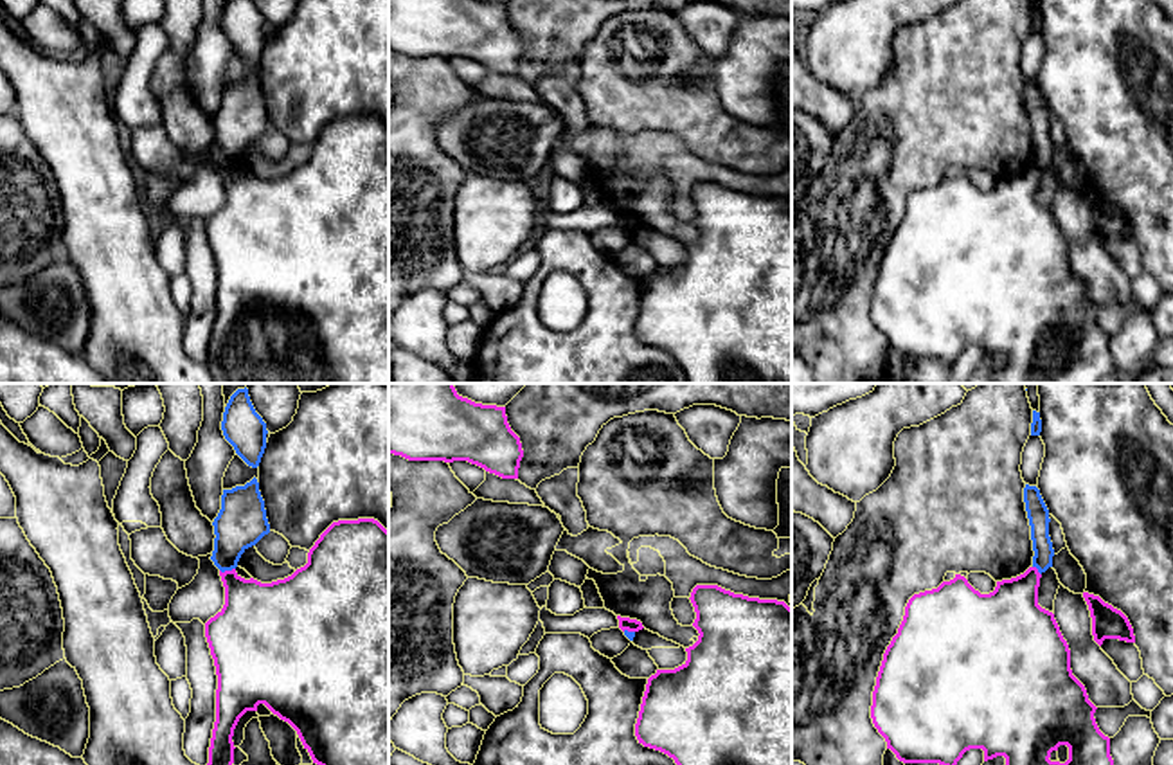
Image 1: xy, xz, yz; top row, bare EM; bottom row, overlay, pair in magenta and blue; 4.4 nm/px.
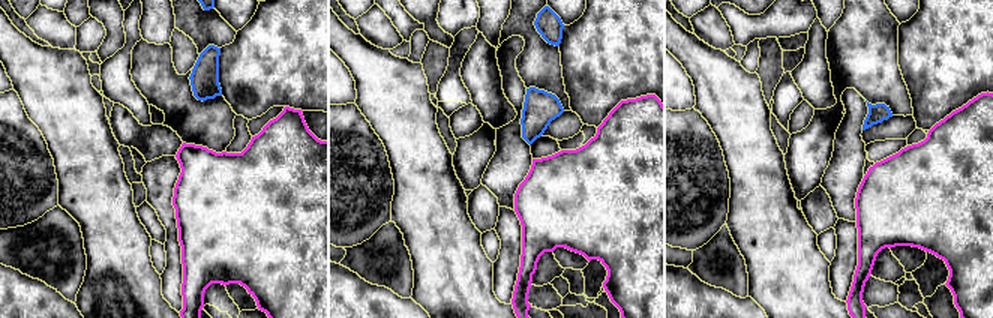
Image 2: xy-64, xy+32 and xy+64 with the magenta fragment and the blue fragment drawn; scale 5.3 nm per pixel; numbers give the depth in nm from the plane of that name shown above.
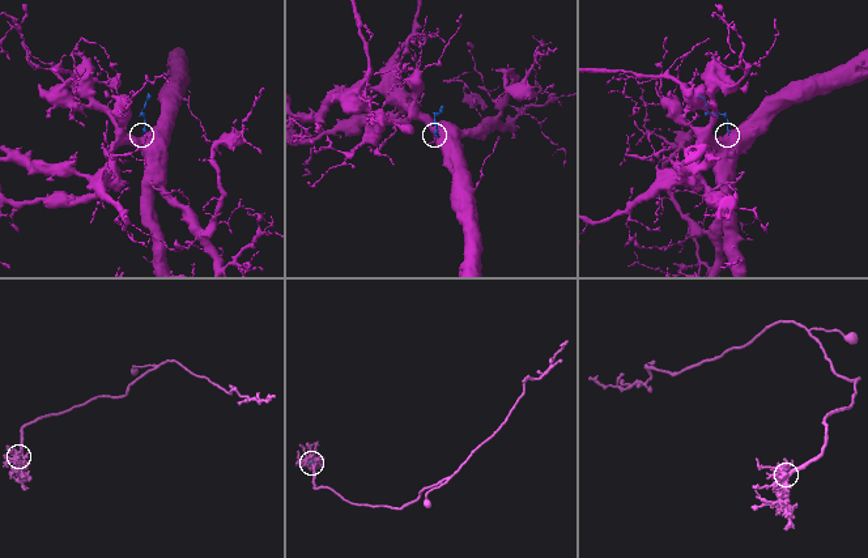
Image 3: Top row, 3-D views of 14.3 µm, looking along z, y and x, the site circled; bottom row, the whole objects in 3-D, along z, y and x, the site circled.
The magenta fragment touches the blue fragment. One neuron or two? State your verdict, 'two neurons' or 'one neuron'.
two neurons

